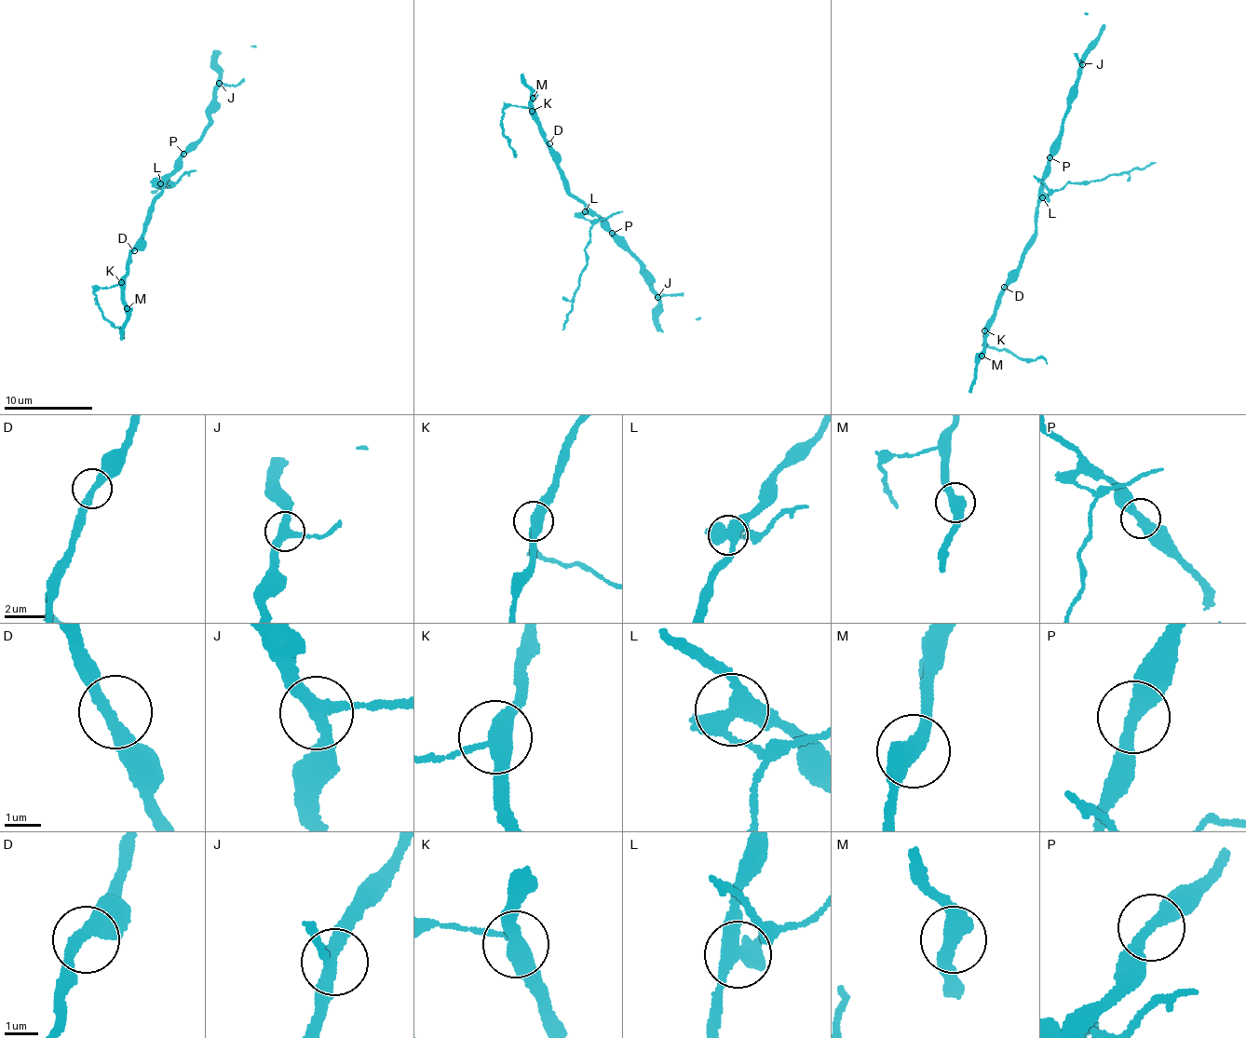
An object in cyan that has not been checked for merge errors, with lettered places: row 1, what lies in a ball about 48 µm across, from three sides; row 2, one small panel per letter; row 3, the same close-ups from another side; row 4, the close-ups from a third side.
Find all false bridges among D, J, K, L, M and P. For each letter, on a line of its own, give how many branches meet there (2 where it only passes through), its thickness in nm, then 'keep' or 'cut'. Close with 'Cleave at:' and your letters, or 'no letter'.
D: 2 | 340 nm | keep
J: 3 | 340 nm | keep
K: 3 | 400 nm | cut
L: 3 | 460 nm | cut
M: 2 | 460 nm | keep
P: 2 | 360 nm | keep
Cleave at: K, L

